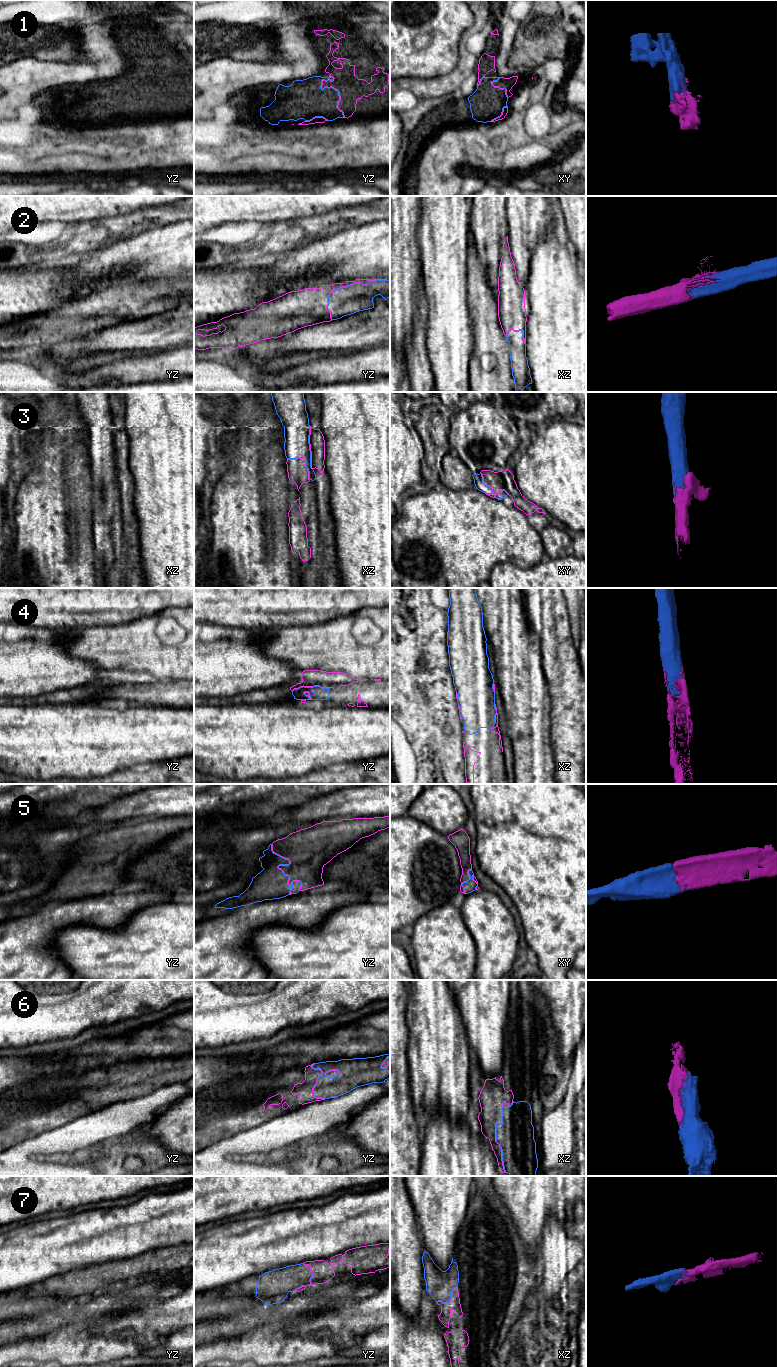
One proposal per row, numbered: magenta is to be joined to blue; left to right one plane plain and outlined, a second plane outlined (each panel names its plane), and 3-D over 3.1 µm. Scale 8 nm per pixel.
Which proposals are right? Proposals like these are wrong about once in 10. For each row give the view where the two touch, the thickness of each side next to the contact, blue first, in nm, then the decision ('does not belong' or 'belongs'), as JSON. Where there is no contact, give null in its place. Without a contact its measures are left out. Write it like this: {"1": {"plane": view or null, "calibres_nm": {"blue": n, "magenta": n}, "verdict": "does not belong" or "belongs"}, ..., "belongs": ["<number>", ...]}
{"1": {"plane": "yz", "calibres_nm": {"blue": 280, "magenta": 200}, "verdict": "belongs"}, "2": {"plane": "yz", "calibres_nm": {"blue": 220, "magenta": 180}, "verdict": "belongs"}, "3": {"plane": "xz", "calibres_nm": {"blue": 200, "magenta": 130}, "verdict": "belongs"}, "4": {"plane": "yz", "calibres_nm": {"blue": 100, "magenta": 140}, "verdict": "belongs"}, "5": {"plane": "yz", "calibres_nm": {"blue": 260, "magenta": 300}, "verdict": "belongs"}, "6": {"plane": "xz", "calibres_nm": {"blue": 300, "magenta": 190}, "verdict": "belongs"}, "7": {"plane": "xz", "calibres_nm": {"blue": 220, "magenta": 90}, "verdict": "belongs"}, "belongs": ["1", "2", "3", "4", "5", "6", "7"]}

